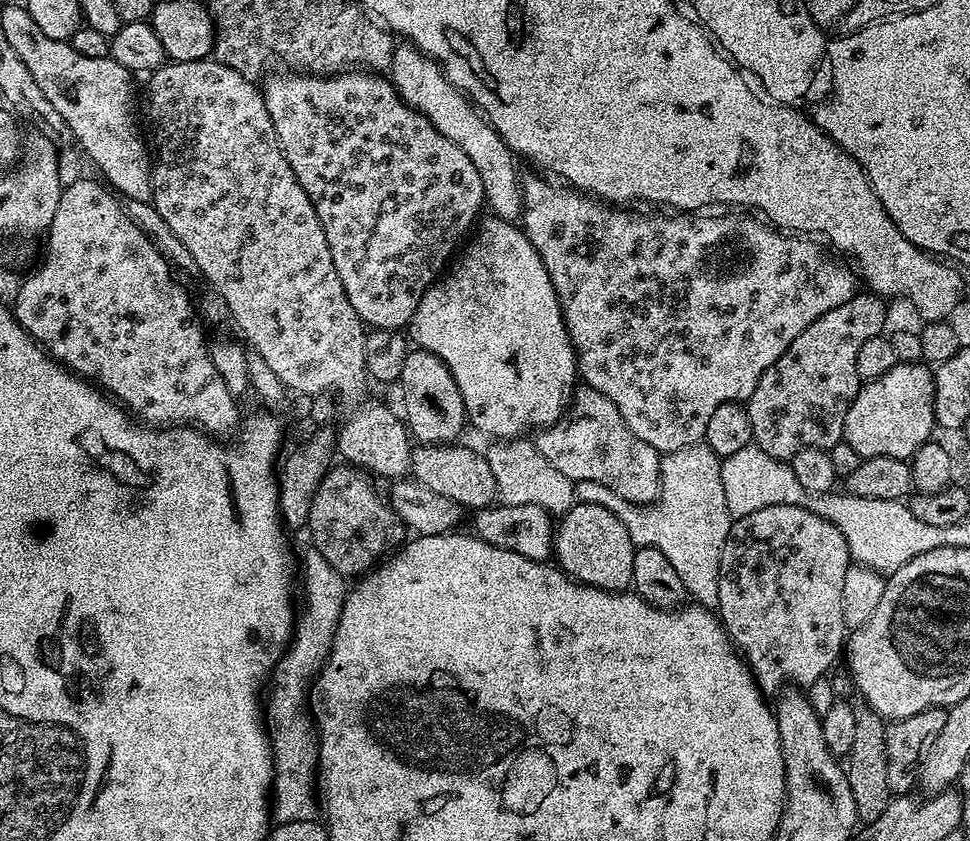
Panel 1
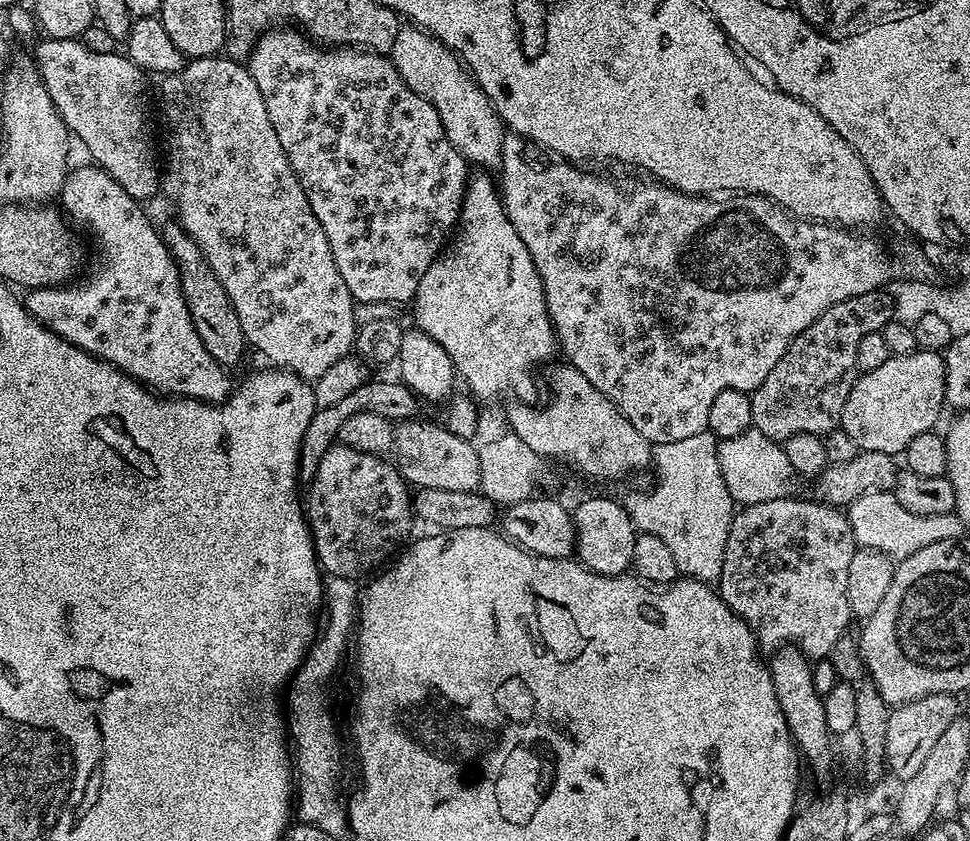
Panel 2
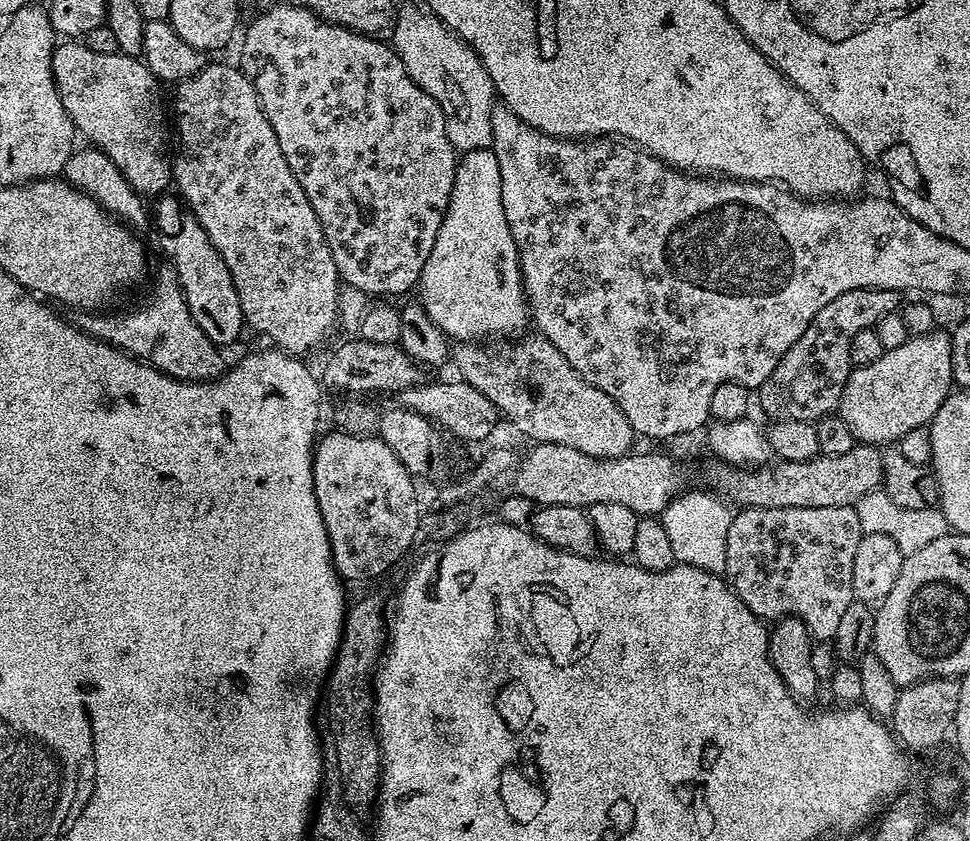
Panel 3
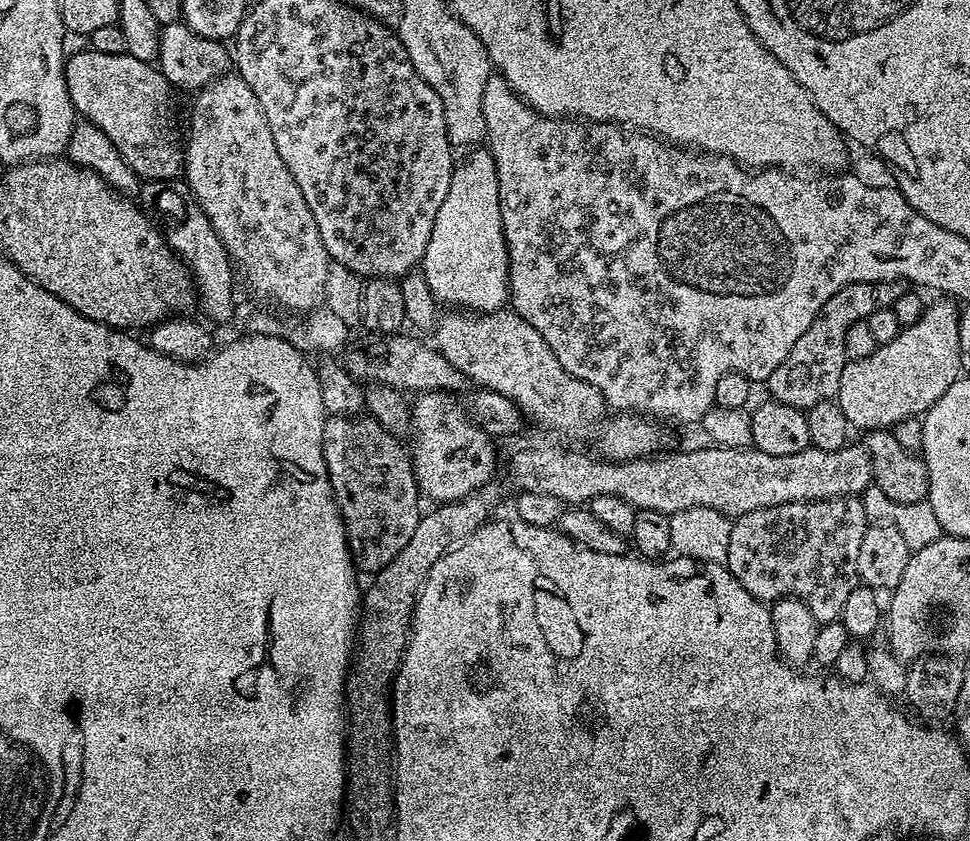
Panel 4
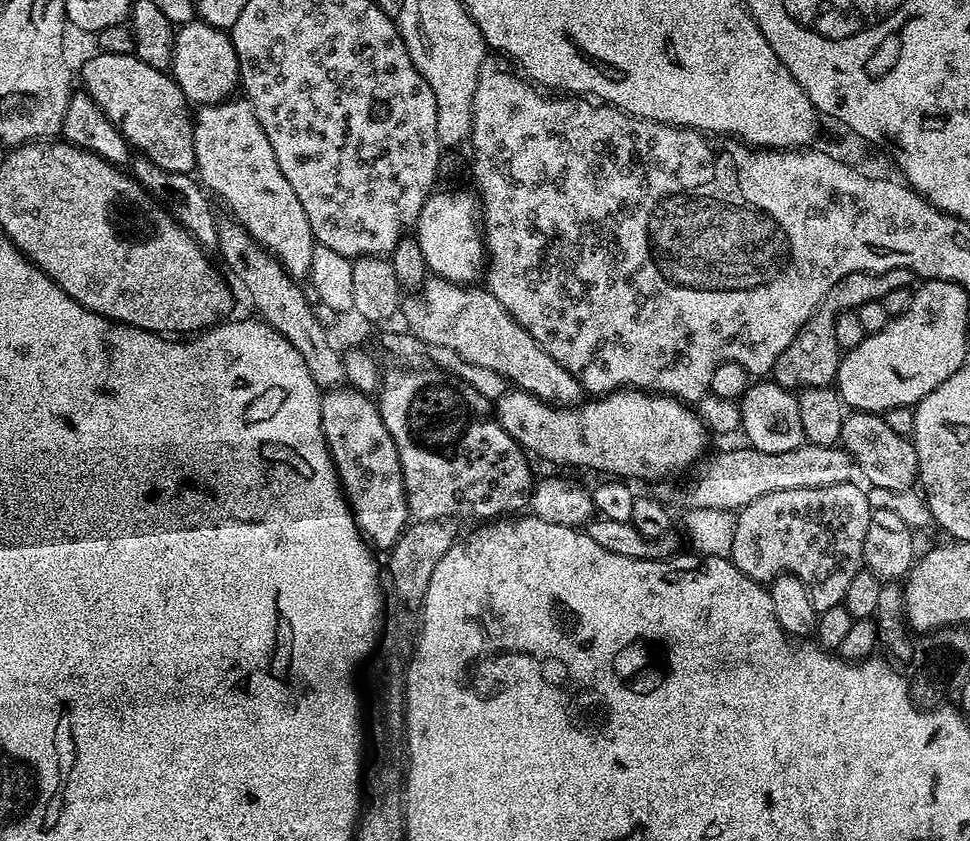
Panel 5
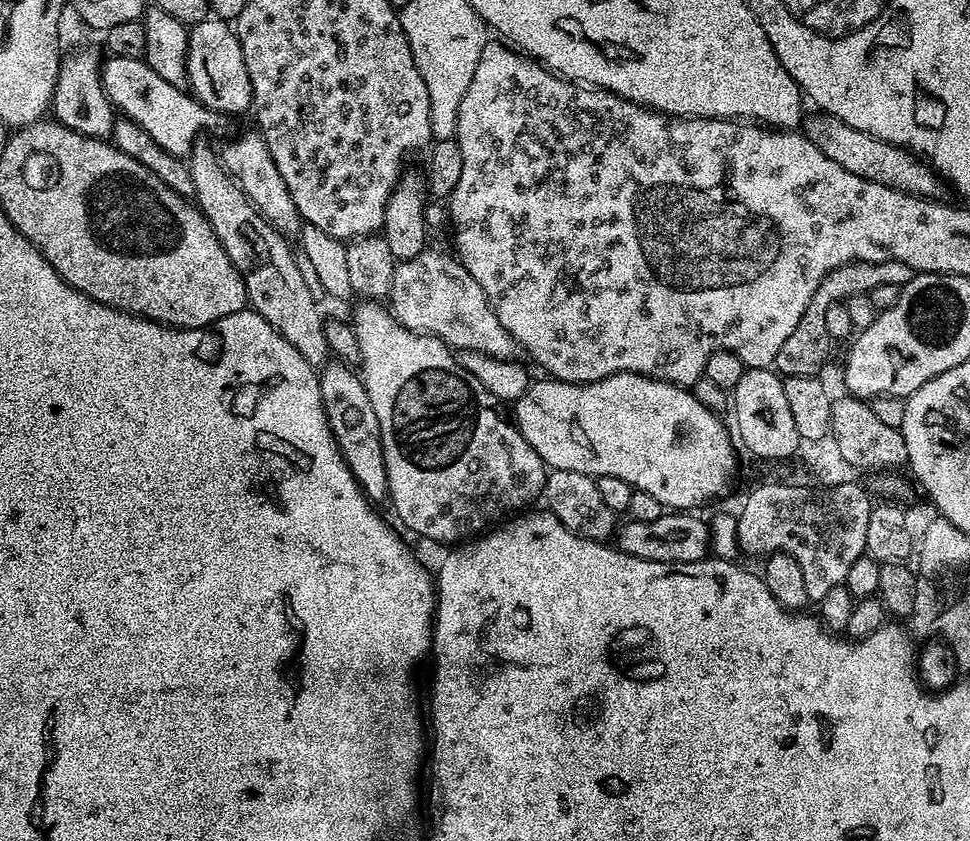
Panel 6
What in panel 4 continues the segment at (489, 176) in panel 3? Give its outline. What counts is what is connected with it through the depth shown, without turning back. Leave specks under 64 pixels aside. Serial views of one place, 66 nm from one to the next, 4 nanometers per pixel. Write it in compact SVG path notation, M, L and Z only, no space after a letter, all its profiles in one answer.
M476 146L464 161L452 170L450 190L434 214L433 229L426 242L426 254L422 261L422 271L430 286L432 296L444 306L455 306L460 310L471 310L476 314L501 311L509 303L508 290L508 247L504 241L504 230L500 219L500 187L496 177L496 163L487 147Z

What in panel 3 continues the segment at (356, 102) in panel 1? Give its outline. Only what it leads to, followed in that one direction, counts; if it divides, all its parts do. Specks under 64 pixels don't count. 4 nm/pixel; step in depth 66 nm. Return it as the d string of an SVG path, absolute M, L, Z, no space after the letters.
M276 4L256 16L248 24L244 32L244 41L240 44L240 61L238 67L254 86L260 99L262 110L274 126L274 134L278 134L278 146L282 146L282 155L290 162L290 170L294 170L294 178L298 178L298 186L310 198L310 206L314 206L314 214L318 214L318 222L322 226L322 234L330 246L330 254L334 258L334 266L338 270L341 281L360 292L369 292L372 298L392 298L400 296L417 287L422 274L422 266L426 266L426 258L430 258L430 250L434 250L434 238L438 238L438 230L442 226L442 218L448 209L450 194L454 186L456 161L458 153L453 148L446 134L446 118L442 114L442 106L410 78L406 66L402 66L402 58L398 58L396 49L391 43L374 40L361 32L352 32L340 24L331 24L323 20L306 7L291 8L288 4Z

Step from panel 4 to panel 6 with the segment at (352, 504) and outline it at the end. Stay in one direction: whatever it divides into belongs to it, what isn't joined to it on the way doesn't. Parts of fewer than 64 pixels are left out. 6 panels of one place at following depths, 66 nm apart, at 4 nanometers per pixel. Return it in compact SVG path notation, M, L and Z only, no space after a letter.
M333 359L319 369L318 375L324 413L348 469L354 474L365 496L374 502L384 500L388 493L388 479L381 446L381 431L378 430L378 418L374 415L370 394L366 394L366 386L359 371L353 365Z

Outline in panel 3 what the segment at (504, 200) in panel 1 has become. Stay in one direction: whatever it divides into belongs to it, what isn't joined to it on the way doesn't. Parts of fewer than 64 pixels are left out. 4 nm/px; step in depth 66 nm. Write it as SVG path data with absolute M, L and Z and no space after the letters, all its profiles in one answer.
M412 4L405 8L403 5L397 11L390 43L398 58L402 58L402 66L406 66L410 78L414 78L414 82L418 82L418 86L442 106L446 134L457 153L491 148L494 89L490 74L475 50L427 8L415 8Z

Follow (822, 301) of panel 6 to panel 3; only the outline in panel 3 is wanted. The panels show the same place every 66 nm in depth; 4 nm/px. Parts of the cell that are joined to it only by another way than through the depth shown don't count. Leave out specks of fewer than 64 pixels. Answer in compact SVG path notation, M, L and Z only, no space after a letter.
M859 288L846 290L846 294L838 294L834 302L822 306L818 314L814 314L814 322L806 326L806 331L786 354L782 354L782 362L774 366L774 374L758 389L758 408L769 416L769 421L807 420L815 422L823 416L833 415L840 407L842 390L852 373L853 363L850 358L850 342L854 342L854 334L858 330L875 328L876 323L886 314L897 311L901 307L901 293L881 288Z

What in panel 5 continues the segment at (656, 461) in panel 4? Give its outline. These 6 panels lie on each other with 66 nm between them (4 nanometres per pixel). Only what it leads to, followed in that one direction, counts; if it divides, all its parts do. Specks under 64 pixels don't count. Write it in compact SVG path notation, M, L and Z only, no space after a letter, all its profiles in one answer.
M806 442L801 448L786 450L786 454L766 454L751 446L743 447L716 452L695 465L692 481L684 488L685 509L736 512L754 502L754 498L762 498L762 494L774 494L774 490L806 490L846 484L854 476L852 455L840 446L827 448Z

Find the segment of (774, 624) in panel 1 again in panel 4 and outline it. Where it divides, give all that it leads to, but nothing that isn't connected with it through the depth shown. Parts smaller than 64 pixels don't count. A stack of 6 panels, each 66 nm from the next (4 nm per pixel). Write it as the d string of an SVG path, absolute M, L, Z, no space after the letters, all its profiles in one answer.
M839 496L833 500L802 500L793 504L779 504L762 510L754 510L745 516L735 517L730 530L730 550L726 566L730 570L730 574L734 574L734 578L738 578L738 582L742 582L742 586L746 586L746 590L750 590L750 594L755 600L771 602L781 600L784 596L796 596L802 602L806 602L806 606L810 606L810 614L814 614L817 624L831 624L839 621L846 598L858 585L858 550L862 547L862 534L866 534L869 523L864 501L860 496Z

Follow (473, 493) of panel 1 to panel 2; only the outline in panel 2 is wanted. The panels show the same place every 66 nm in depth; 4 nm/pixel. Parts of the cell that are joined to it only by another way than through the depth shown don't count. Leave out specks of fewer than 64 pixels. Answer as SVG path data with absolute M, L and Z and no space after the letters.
M421 420L401 421L394 431L394 458L406 482L417 489L477 491L484 478L477 447L469 439L456 436L439 423L436 425Z

